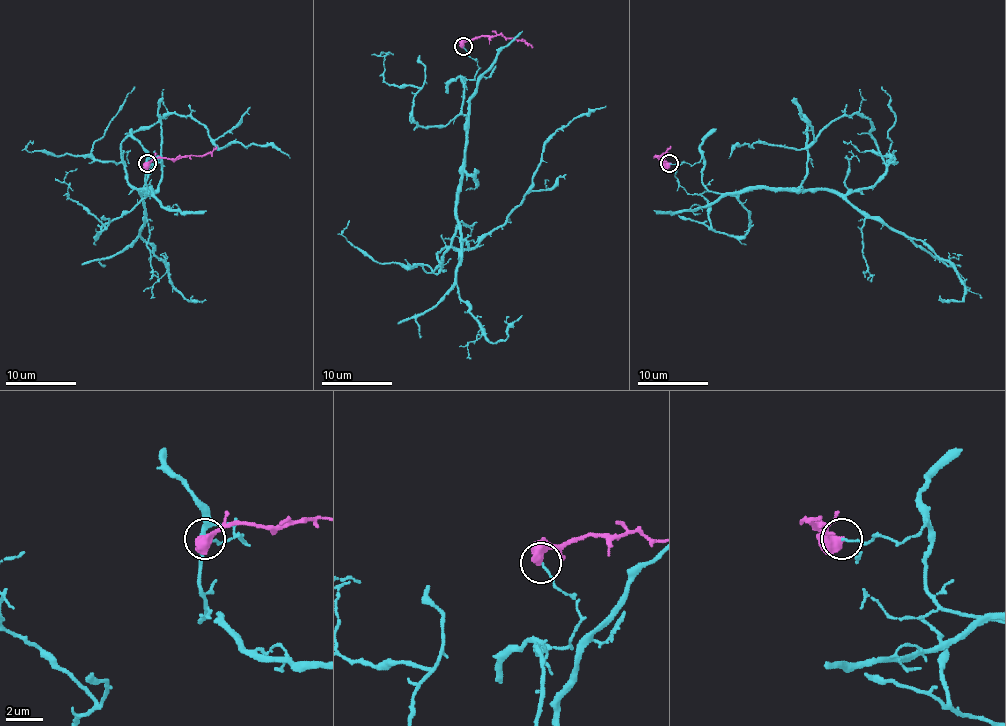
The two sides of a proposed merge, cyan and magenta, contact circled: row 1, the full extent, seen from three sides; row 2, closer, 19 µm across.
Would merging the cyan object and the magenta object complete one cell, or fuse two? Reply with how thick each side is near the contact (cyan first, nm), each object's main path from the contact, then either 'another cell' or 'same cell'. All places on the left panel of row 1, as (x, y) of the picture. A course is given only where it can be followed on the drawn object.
100 nm thick on the cyan side, 600 nm on the other; cyan runs (148, 163), (162, 165), (146, 161), (141, 195), (122, 142), (173, 113), (217, 149), (289, 157); magenta runs (146, 163), (159, 157), (208, 154), (215, 145); another cell

